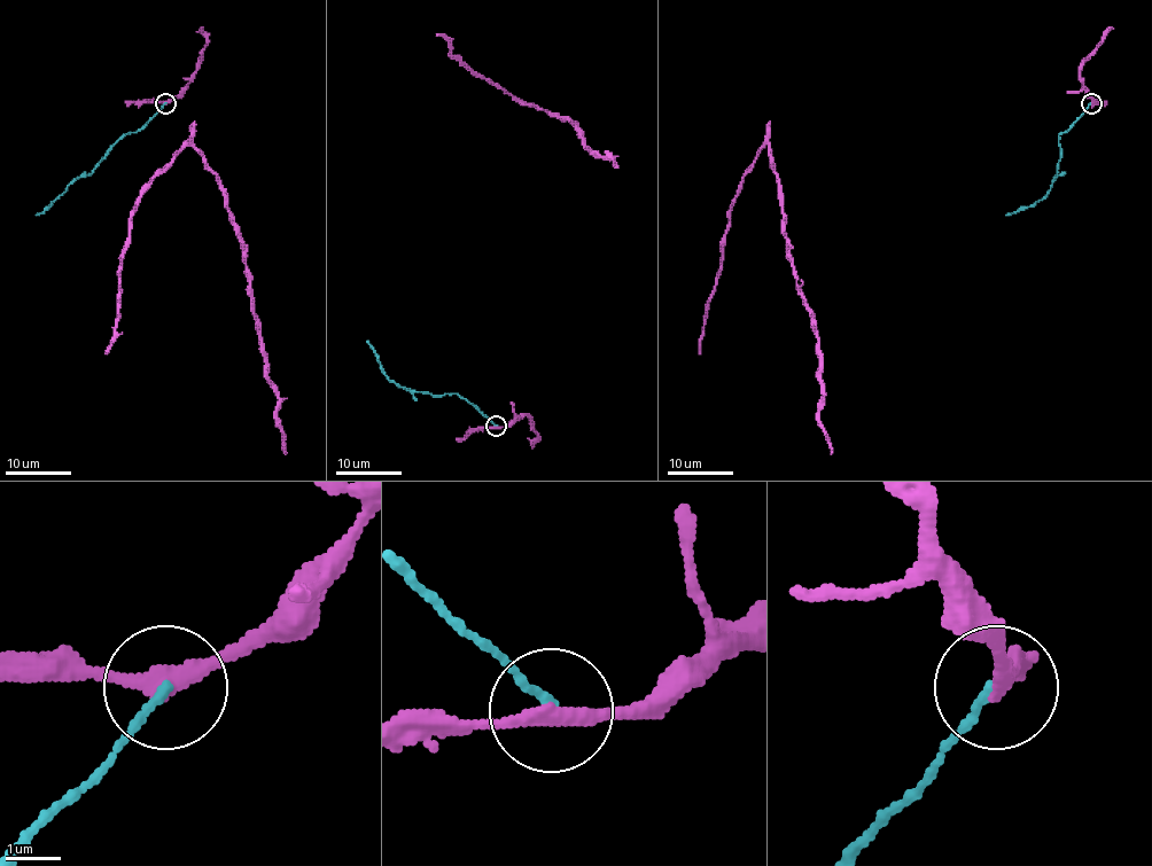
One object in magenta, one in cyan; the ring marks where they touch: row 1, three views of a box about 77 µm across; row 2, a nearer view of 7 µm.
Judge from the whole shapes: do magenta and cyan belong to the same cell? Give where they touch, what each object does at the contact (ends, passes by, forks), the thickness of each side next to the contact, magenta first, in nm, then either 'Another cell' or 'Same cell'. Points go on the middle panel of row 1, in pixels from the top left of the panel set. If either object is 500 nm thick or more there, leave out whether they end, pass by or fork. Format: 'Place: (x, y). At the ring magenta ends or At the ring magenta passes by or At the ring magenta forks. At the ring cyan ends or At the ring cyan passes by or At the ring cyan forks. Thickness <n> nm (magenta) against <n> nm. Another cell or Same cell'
Place: (496, 426). At the ring magenta passes by. At the ring cyan ends. Thickness 320 nm (magenta) against 150 nm. Another cell

